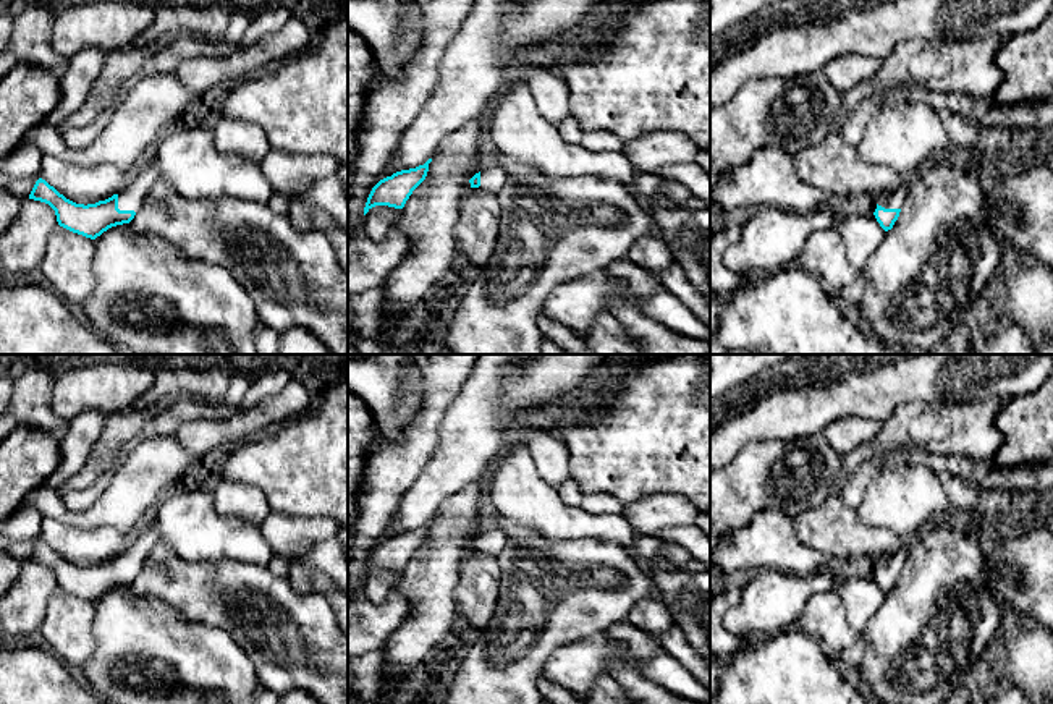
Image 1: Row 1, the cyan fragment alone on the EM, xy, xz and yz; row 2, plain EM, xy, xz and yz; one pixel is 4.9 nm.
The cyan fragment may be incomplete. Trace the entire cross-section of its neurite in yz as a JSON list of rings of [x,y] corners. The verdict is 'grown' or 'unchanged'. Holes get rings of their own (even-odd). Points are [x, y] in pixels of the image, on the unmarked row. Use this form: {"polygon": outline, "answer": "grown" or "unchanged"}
{"polygon": [[[906,541],[903,547],[893,553],[886,562],[878,563],[877,571],[873,575],[880,589],[888,594],[893,591],[894,584],[899,579],[901,570],[909,558],[911,541]]], "answer": "grown"}

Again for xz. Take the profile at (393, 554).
{"polygon": [[[432,521],[424,528],[380,542],[367,560],[364,578],[375,568],[403,571],[412,553],[425,542],[430,524]]], "answer": "unchanged"}

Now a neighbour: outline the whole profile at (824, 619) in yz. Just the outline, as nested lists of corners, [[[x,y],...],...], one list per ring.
[[[835,589],[810,596],[794,626],[812,638],[833,662],[857,636]]]

